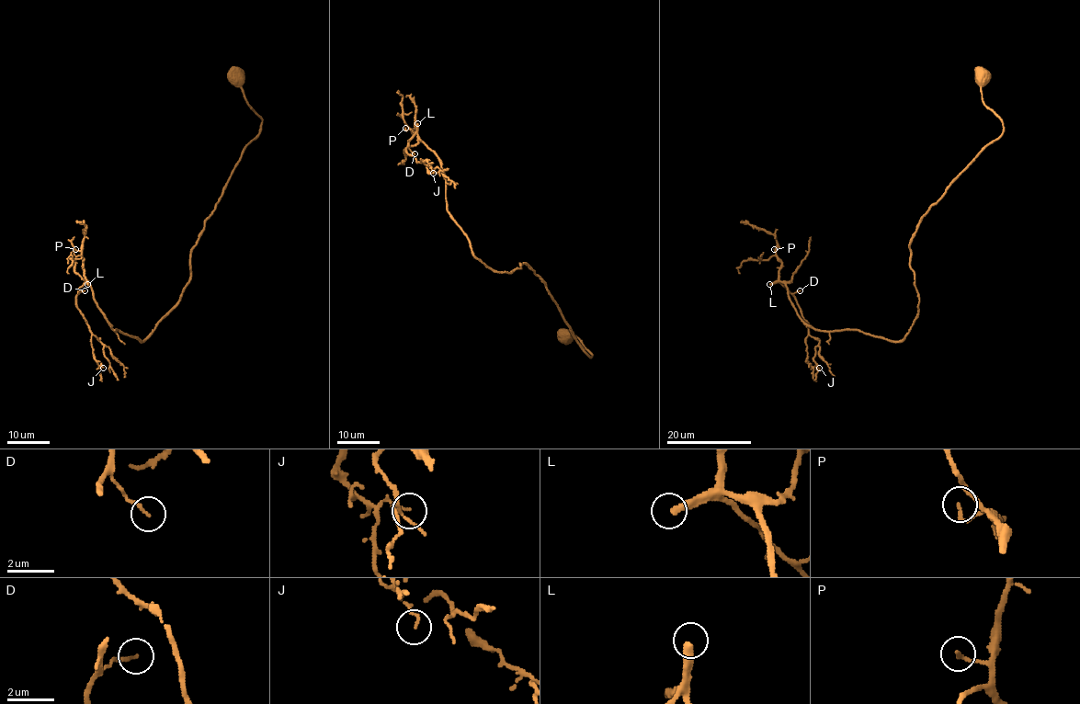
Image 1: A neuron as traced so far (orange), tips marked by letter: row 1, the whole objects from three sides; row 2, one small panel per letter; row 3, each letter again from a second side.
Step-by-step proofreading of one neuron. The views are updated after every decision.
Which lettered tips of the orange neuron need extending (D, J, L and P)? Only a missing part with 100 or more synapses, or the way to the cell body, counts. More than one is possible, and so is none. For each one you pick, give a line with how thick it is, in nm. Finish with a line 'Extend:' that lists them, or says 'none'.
L: calibre 360 nm
Extend: L

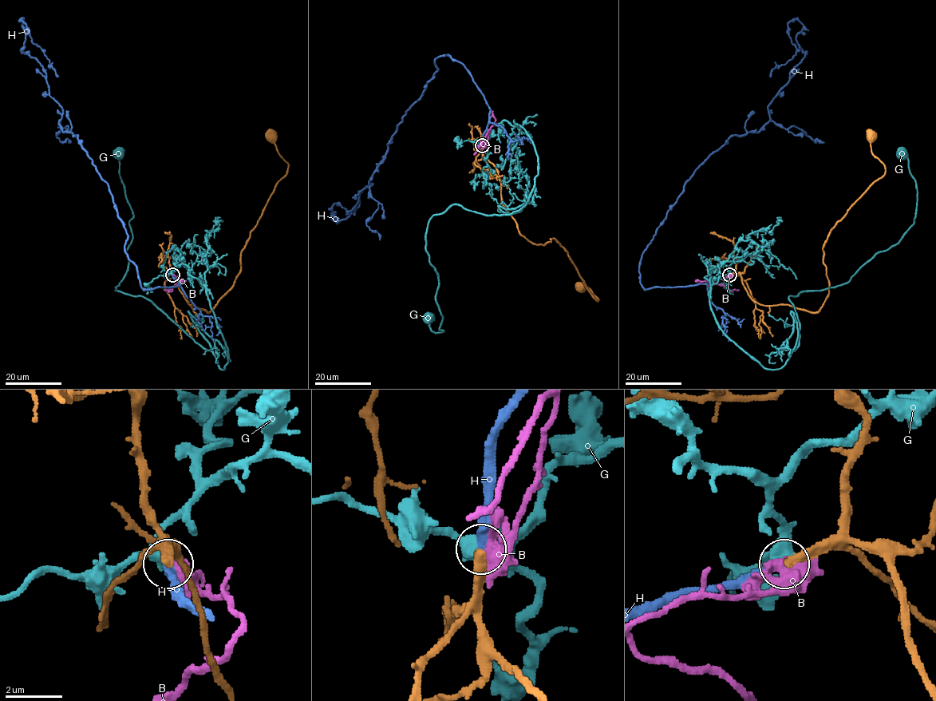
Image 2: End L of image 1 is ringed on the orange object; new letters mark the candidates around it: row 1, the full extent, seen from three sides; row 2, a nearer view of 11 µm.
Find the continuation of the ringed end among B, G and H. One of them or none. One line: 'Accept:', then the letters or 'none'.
Accept: H

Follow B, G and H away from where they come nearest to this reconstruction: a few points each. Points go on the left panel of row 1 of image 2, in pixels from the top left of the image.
B: (172, 274), (179, 279), (179, 283), (169, 291), (163, 290)
G: (171, 274), (183, 263), (205, 287), (224, 368), (151, 301), (116, 290), (132, 217), (119, 152)
H: (172, 274), (180, 285), (141, 287), (108, 184), (22, 49), (23, 18), (58, 77)

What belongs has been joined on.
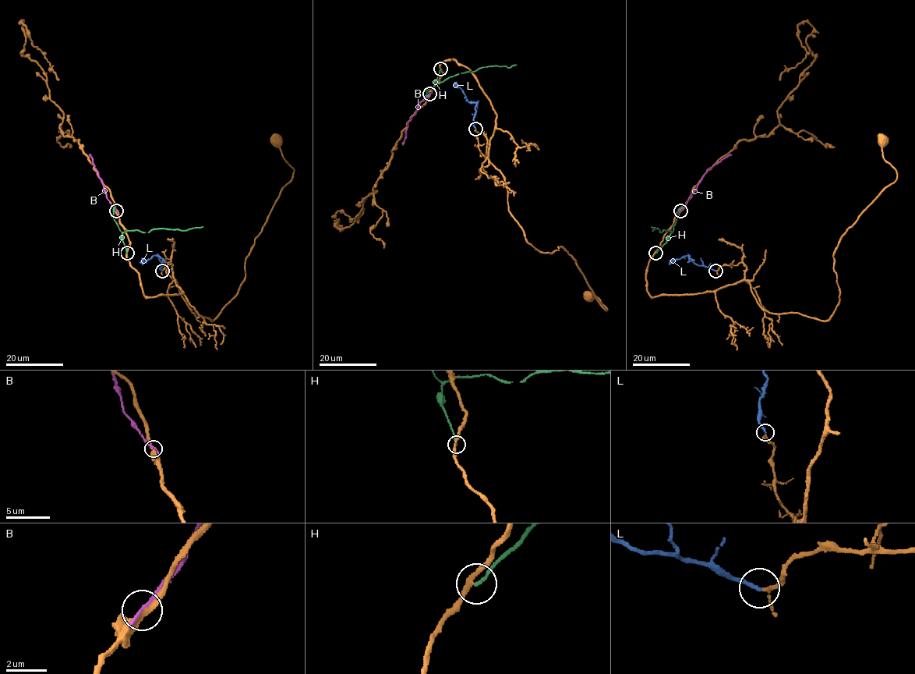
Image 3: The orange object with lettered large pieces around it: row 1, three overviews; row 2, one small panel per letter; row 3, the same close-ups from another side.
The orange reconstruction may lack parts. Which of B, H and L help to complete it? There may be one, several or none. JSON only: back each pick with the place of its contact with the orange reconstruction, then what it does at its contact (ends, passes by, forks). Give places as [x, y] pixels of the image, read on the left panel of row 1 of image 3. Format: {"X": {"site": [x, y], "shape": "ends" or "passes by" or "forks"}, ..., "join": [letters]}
{"L": {"site": [162, 271], "shape": "ends"}, "join": ["L"]}

